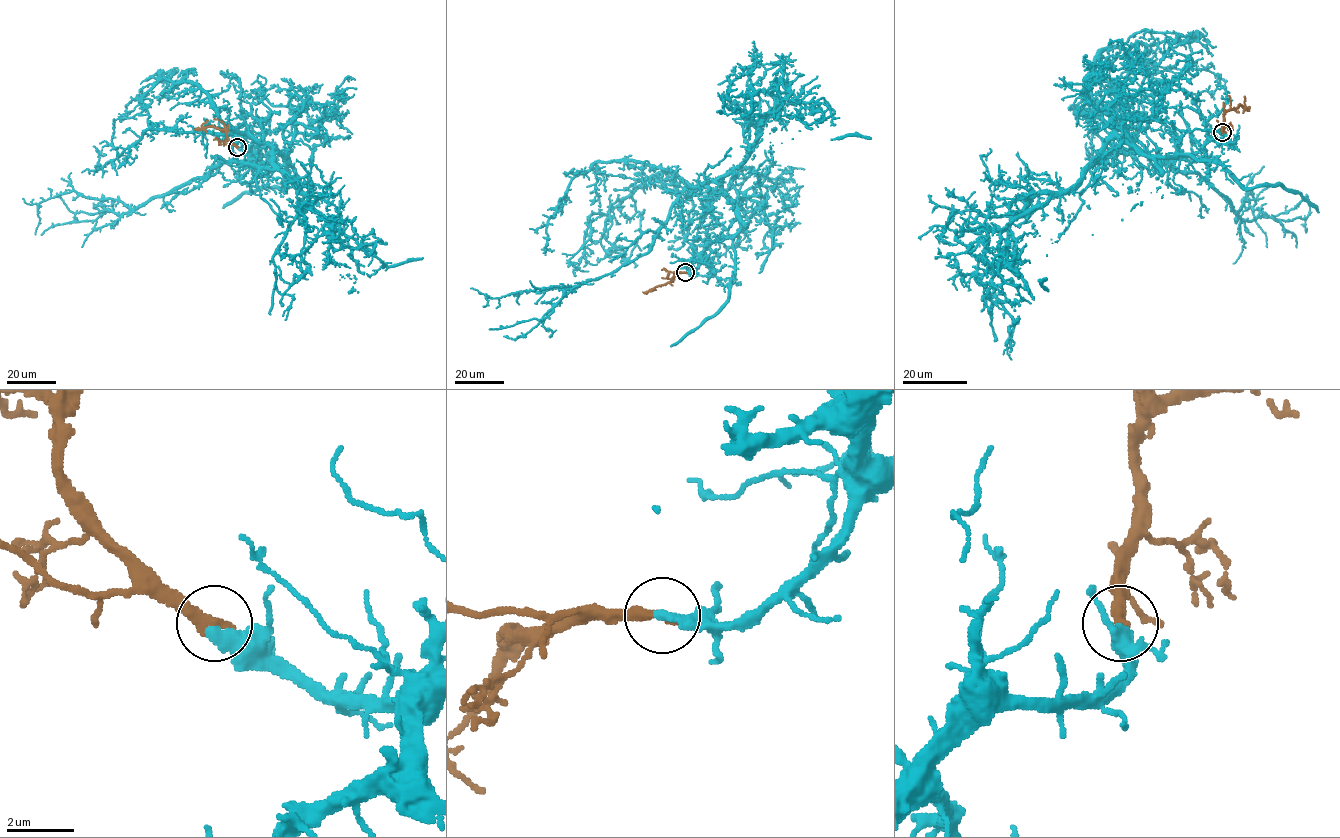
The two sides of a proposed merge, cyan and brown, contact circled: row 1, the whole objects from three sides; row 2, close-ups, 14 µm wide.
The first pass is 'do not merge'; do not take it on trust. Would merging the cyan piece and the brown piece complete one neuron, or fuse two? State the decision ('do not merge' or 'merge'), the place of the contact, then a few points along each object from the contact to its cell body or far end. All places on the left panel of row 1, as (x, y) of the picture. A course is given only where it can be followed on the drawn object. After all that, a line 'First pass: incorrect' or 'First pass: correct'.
merge; at (237, 147); cyan runs (237, 147), (292, 165), (276, 151), (273, 169), (225, 162), (135, 208), (60, 193), (38, 204), (35, 234); brown runs (237, 147), (225, 130), (203, 127), (208, 120)
First pass: incorrect

